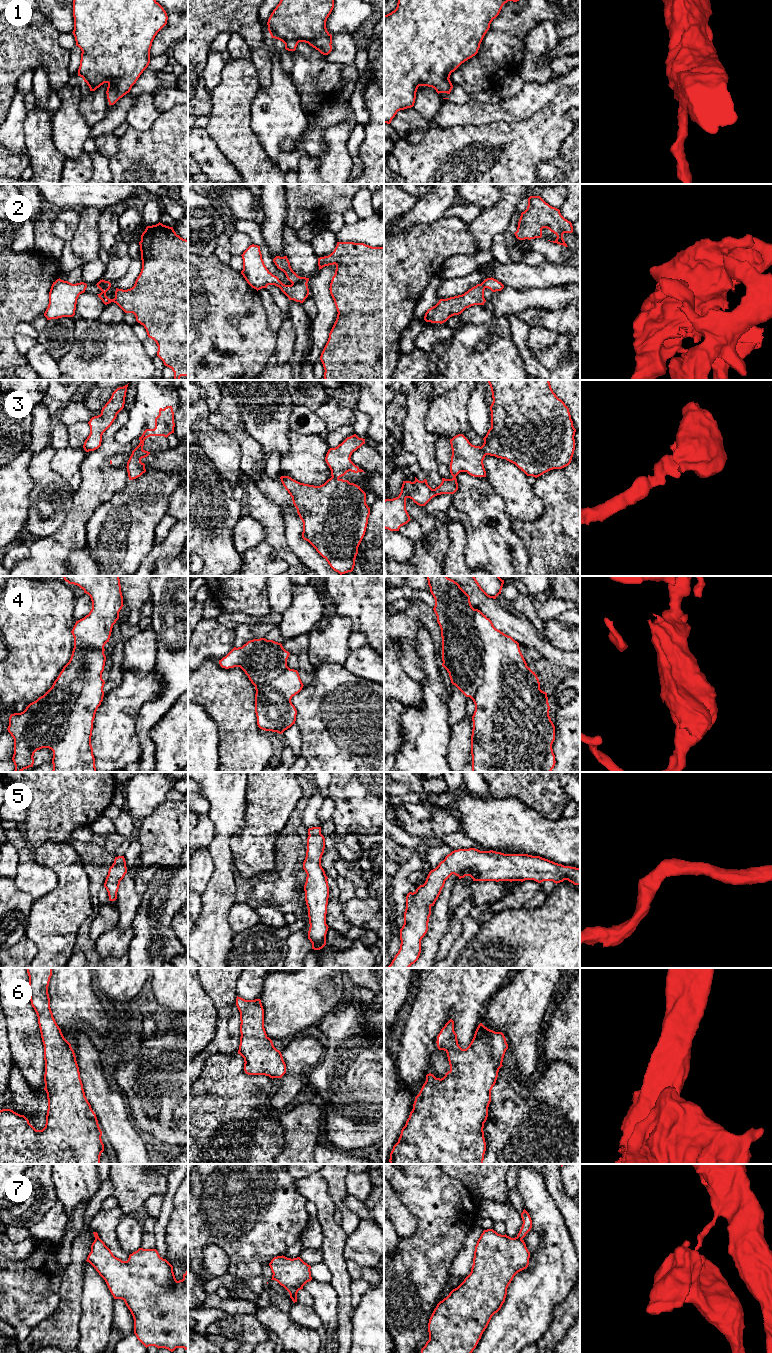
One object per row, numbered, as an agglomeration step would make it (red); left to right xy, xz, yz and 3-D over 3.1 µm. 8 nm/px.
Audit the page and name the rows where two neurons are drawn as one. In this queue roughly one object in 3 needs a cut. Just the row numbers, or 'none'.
2, 7

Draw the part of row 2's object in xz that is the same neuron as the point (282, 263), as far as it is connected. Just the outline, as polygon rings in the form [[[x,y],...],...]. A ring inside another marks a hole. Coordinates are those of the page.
[[[276,256],[273,259],[273,262],[275,263],[275,265],[277,266],[278,269],[280,269],[281,271],[283,271],[285,273],[287,279],[292,284],[295,284],[295,283],[308,283],[309,278],[300,277],[292,270],[291,266],[290,266],[290,262],[289,262],[287,256],[284,256],[284,257]]]

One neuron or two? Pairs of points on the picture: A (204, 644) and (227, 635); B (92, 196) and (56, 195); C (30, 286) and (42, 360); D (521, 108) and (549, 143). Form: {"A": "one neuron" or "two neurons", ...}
{"A": "one neuron", "B": "one neuron", "C": "two neurons", "D": "two neurons"}

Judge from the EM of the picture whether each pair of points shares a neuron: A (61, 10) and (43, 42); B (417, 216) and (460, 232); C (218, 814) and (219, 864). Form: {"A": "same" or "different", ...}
{"A": "different", "B": "different", "C": "same"}

